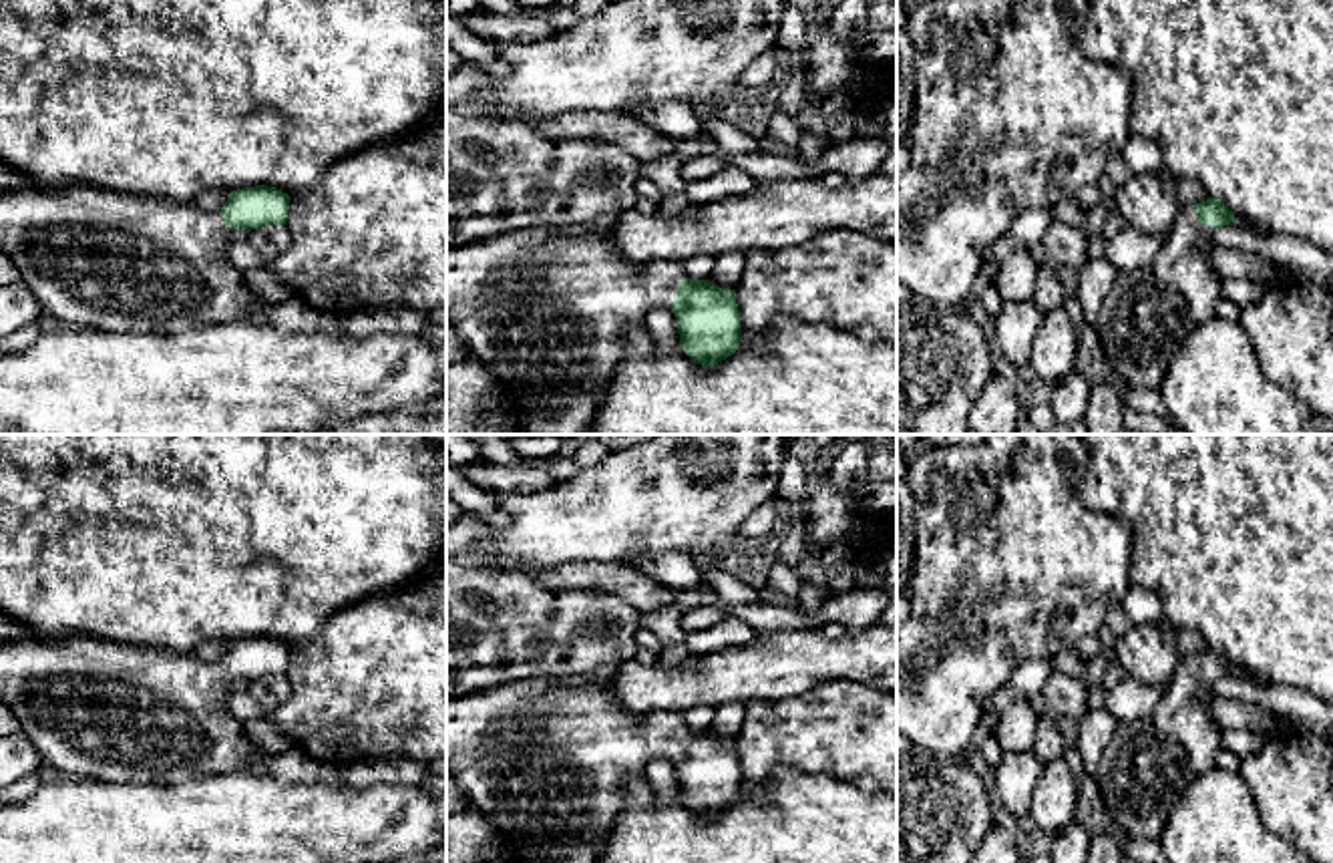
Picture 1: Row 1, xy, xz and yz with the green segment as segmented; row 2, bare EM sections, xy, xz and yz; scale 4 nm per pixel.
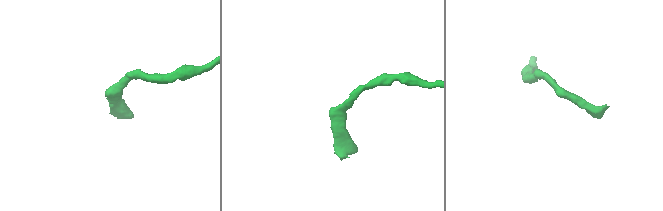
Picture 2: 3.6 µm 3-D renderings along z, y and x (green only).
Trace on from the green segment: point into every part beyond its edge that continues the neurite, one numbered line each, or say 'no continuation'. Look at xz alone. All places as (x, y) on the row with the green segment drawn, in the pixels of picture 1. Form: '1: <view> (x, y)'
1: xz (541, 310)

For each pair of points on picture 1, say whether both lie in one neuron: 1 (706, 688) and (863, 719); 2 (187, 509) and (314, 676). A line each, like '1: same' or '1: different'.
1: different
2: different

